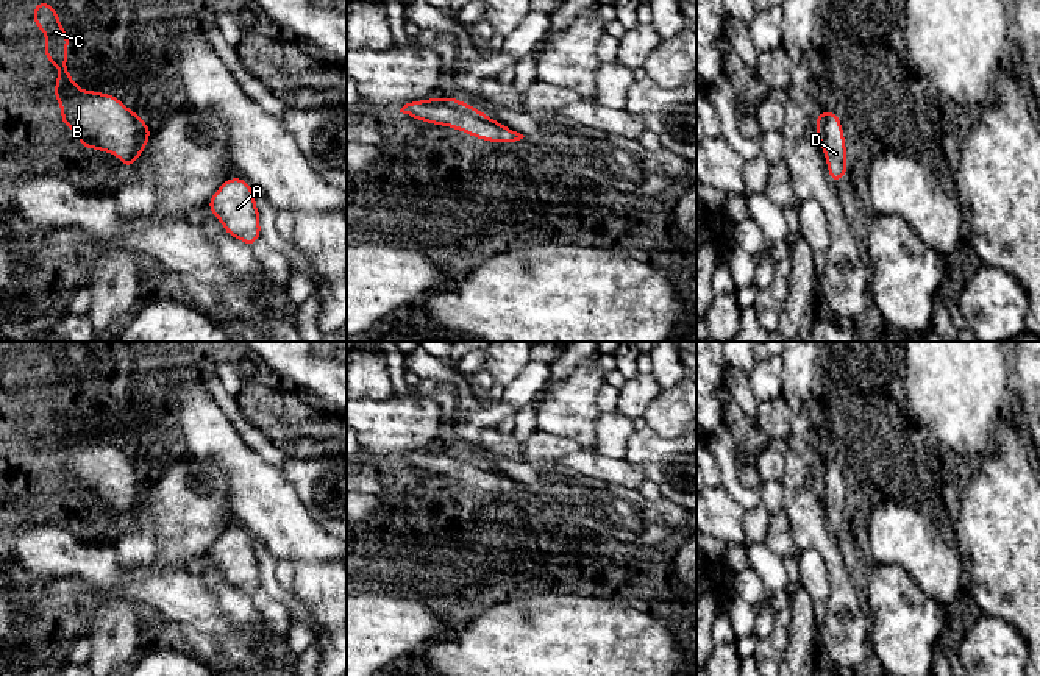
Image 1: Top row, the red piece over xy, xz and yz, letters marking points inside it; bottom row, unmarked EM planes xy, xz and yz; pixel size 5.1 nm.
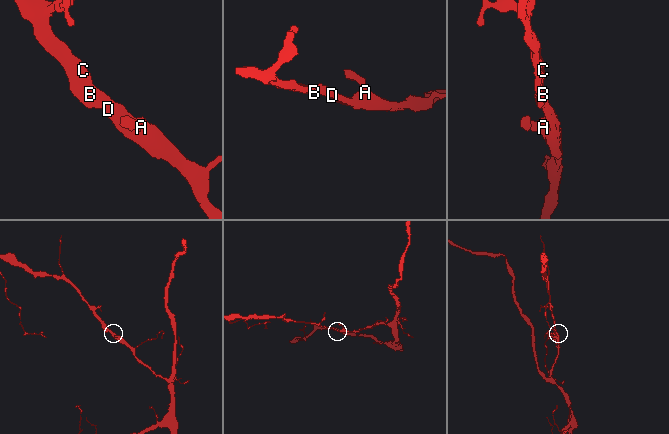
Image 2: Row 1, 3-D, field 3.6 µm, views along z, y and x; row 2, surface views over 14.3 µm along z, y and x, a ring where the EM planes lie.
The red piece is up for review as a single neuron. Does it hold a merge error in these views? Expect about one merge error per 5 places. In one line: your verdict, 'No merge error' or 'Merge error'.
No merge error

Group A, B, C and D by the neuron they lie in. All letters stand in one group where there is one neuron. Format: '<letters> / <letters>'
A B C D

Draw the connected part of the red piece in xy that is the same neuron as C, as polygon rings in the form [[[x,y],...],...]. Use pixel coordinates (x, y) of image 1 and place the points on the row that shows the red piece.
[[[47,0],[33,8],[33,20],[48,36],[42,39],[47,62],[59,69],[53,98],[62,106],[62,125],[78,134],[81,148],[112,153],[130,170],[147,147],[150,126],[117,97],[83,91],[73,83],[66,69],[70,36]]]

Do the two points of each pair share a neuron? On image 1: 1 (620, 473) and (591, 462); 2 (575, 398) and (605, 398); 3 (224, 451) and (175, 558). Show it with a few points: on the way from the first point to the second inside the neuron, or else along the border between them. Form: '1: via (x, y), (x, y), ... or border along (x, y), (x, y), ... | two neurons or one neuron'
1: via (612, 470), (598, 466) | one neuron
2: border along (606, 383), (597, 397), (600, 412) | two neurons
3: border along (188, 455), (217, 469), (230, 501) | two neurons

